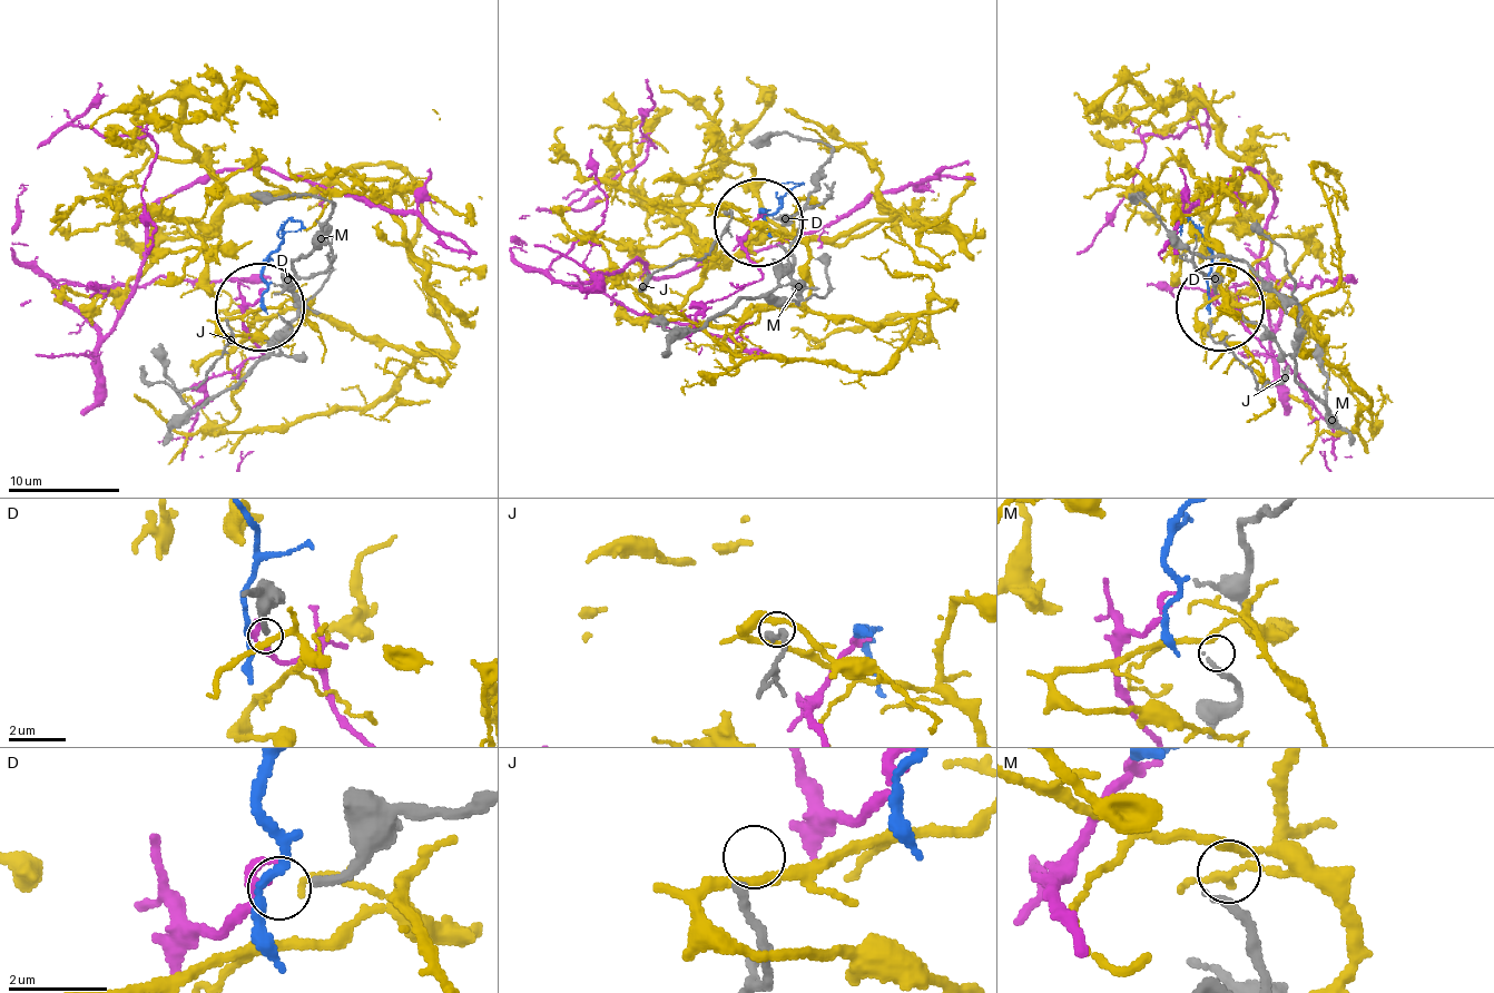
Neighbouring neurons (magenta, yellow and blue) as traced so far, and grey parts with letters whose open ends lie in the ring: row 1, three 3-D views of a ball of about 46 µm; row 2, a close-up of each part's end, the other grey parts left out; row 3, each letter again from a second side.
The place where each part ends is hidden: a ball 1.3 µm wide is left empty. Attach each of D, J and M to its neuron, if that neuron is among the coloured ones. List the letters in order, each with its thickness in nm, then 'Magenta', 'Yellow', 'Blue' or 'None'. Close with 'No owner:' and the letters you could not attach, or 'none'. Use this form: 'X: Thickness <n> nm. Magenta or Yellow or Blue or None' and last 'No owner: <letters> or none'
D: Thickness 190 nm. None
J: Thickness 200 nm. None
M: Thickness 140 nm. None
No owner: D, J, M

